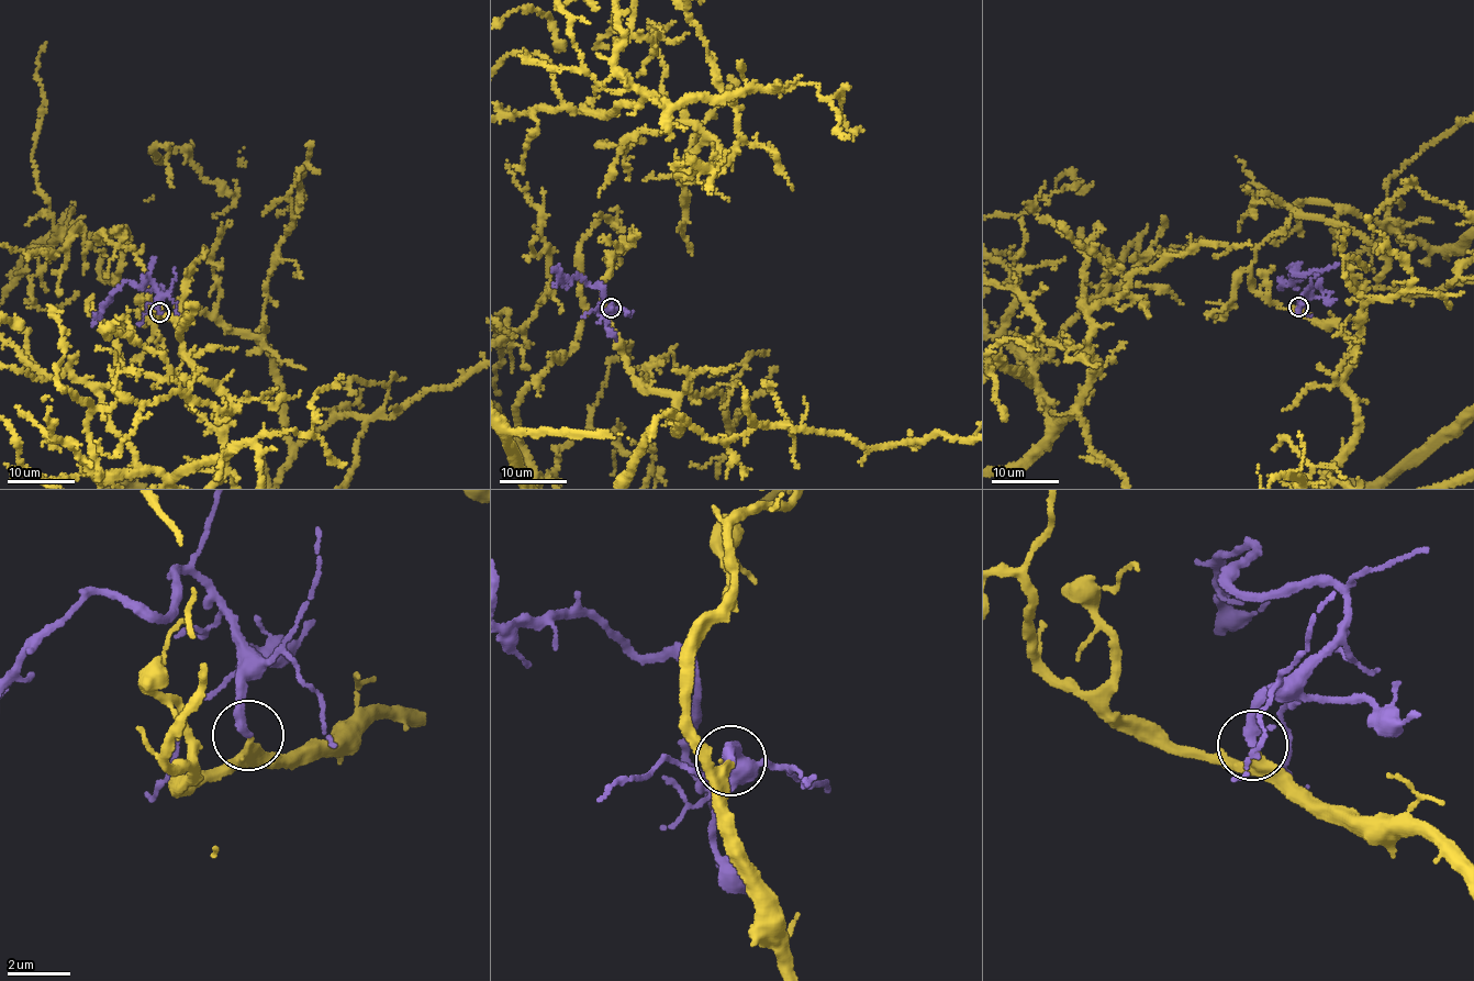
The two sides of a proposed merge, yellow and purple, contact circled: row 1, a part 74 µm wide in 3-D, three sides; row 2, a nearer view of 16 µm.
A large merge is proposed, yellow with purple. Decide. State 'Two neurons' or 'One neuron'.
One neuron

